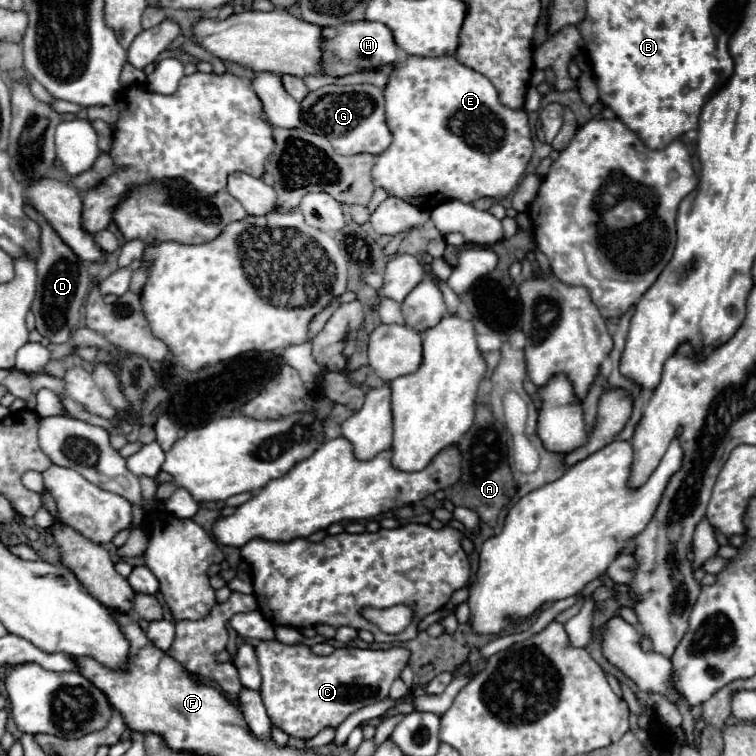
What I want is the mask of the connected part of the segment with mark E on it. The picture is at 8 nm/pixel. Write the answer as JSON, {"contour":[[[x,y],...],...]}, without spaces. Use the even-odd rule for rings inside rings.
{"contour":[[[408,55],[404,61],[392,65],[388,83],[384,87],[384,99],[386,99],[386,125],[392,133],[392,143],[384,153],[378,155],[372,167],[372,181],[376,187],[386,189],[388,195],[404,199],[406,203],[422,209],[430,209],[436,203],[448,199],[460,199],[464,203],[472,203],[480,197],[502,199],[510,191],[514,191],[516,185],[520,183],[524,169],[532,157],[528,113],[524,109],[514,111],[504,107],[498,101],[494,85],[482,73],[468,69],[452,55],[444,57]],[[468,125],[476,127],[476,131],[466,133]],[[472,135],[480,137],[482,143],[476,143]]]}

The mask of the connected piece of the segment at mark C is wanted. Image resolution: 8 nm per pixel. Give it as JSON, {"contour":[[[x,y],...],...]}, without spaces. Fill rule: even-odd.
{"contour":[[[272,639],[260,641],[260,645],[256,647],[256,655],[260,661],[260,675],[262,675],[260,695],[268,711],[268,717],[288,735],[306,739],[318,735],[324,727],[338,727],[354,711],[388,697],[392,681],[400,677],[410,657],[406,647],[390,647],[384,651],[378,649],[376,677],[380,679],[376,679],[376,683],[364,683],[362,667],[352,647],[340,647],[334,653],[320,657],[310,653],[310,647],[304,643],[286,645],[280,643],[278,639]],[[378,653],[382,653],[382,657]],[[384,653],[390,653],[390,657],[386,657]]]}

